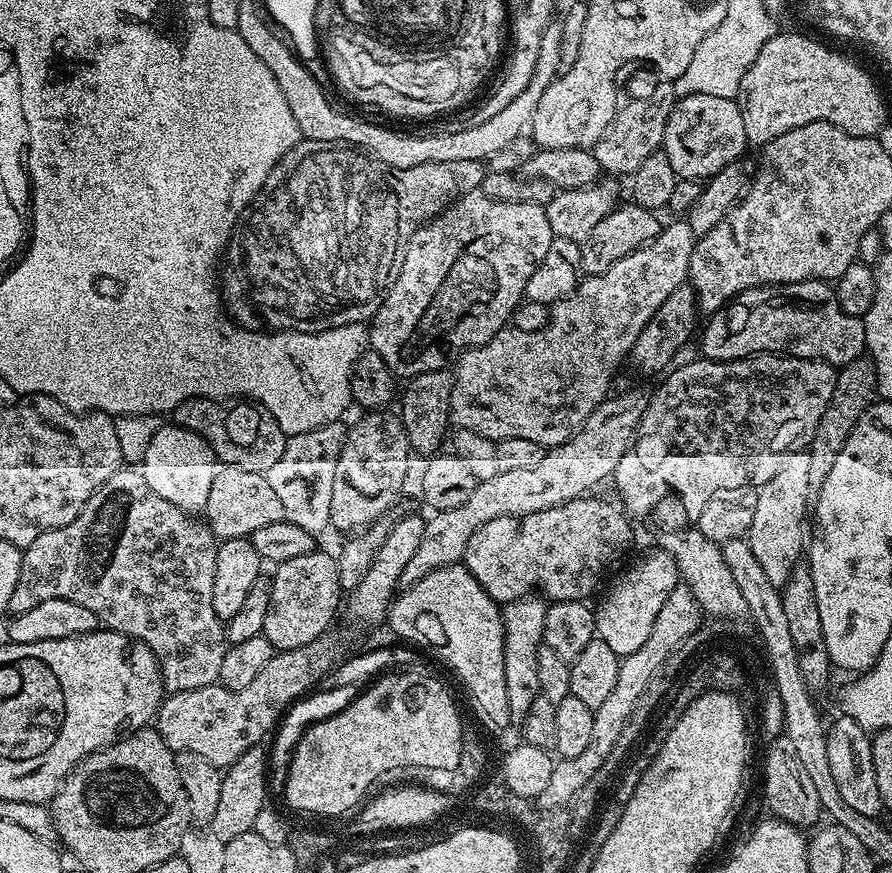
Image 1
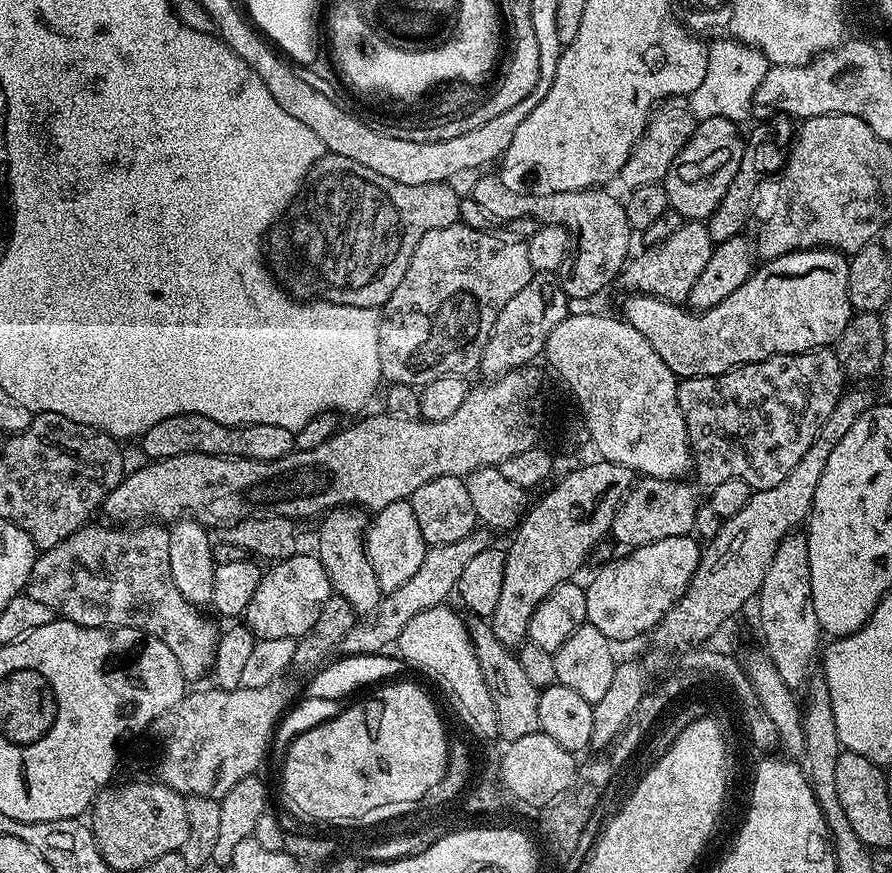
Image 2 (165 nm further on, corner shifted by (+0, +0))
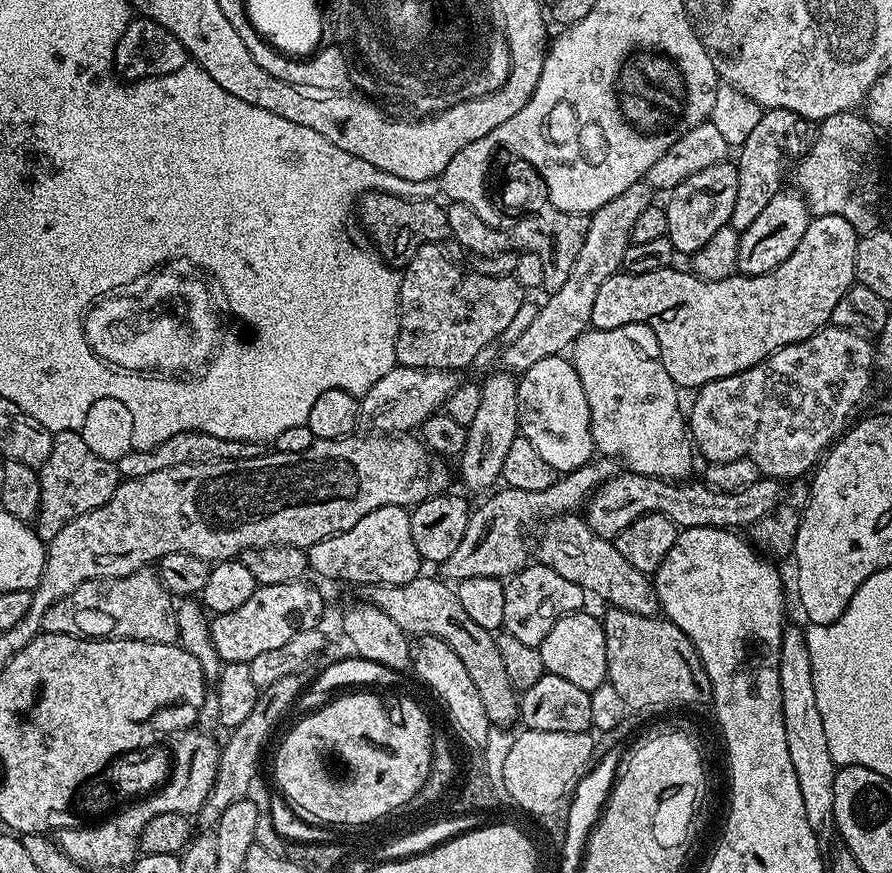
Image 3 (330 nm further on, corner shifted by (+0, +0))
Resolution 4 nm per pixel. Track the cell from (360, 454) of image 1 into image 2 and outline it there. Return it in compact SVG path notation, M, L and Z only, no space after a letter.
M345 506L331 509L319 521L320 541L314 548L315 555L319 556L330 578L333 593L346 598L346 602L350 602L350 606L357 614L375 612L382 595L366 547L366 529L369 523L369 517L359 507Z

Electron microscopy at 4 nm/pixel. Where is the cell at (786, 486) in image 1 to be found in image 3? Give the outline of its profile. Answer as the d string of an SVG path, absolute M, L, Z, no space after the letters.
M785 627L780 651L778 678L782 682L782 718L786 722L786 750L790 750L790 763L802 790L802 802L806 806L806 818L818 834L832 832L834 825L834 778L837 764L830 758L830 746L826 746L826 730L822 730L822 714L818 714L818 702L814 702L814 676L810 670L810 650L806 650L806 638L801 629Z

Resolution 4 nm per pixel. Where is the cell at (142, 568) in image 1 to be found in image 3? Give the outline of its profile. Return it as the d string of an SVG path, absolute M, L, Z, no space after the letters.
M145 566L128 576L117 576L111 580L97 578L79 584L63 600L52 605L42 628L46 632L79 634L85 638L116 637L174 644L179 634L176 610L172 593L166 590L159 575Z

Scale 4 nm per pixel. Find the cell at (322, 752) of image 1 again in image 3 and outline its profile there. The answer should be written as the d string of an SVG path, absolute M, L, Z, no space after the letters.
M356 690L329 699L325 706L301 715L301 720L289 730L276 752L276 784L293 808L313 815L325 826L337 821L370 820L388 808L407 800L424 779L430 762L430 746L434 728L428 716L412 700L396 700L387 704L372 690Z

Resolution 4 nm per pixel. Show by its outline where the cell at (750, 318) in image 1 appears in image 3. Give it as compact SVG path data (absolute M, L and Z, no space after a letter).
M818 216L808 221L806 234L798 242L798 250L772 272L761 276L733 274L721 280L703 280L691 270L679 272L676 266L650 270L650 274L621 270L602 282L594 298L592 327L602 330L628 328L632 324L649 324L660 347L658 358L666 366L666 374L674 378L677 389L695 390L712 380L738 374L761 364L780 348L802 342L825 327L832 319L838 298L846 294L856 280L856 241L858 233L846 218Z

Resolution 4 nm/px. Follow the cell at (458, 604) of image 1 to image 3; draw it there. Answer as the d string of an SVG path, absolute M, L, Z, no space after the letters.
M417 635L411 641L412 662L411 671L416 671L416 676L444 703L444 708L448 711L448 720L451 731L456 740L465 749L484 748L488 744L488 735L494 732L494 726L486 718L486 706L482 706L482 694L474 687L474 682L470 678L470 673L466 671L466 666L442 638L433 636Z

